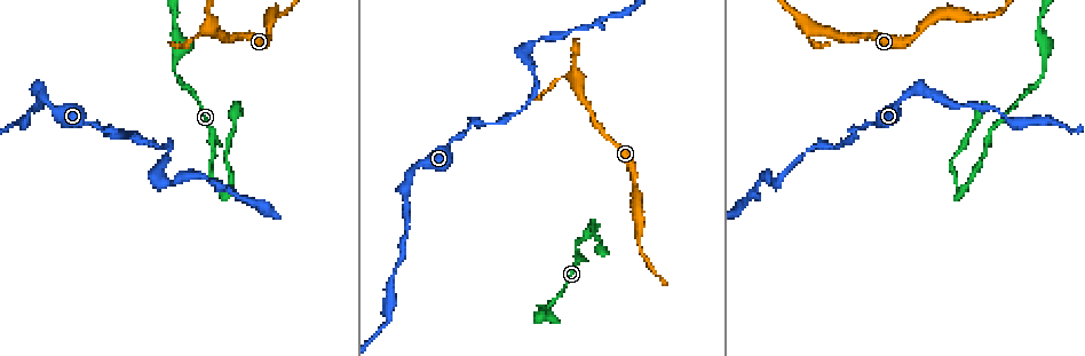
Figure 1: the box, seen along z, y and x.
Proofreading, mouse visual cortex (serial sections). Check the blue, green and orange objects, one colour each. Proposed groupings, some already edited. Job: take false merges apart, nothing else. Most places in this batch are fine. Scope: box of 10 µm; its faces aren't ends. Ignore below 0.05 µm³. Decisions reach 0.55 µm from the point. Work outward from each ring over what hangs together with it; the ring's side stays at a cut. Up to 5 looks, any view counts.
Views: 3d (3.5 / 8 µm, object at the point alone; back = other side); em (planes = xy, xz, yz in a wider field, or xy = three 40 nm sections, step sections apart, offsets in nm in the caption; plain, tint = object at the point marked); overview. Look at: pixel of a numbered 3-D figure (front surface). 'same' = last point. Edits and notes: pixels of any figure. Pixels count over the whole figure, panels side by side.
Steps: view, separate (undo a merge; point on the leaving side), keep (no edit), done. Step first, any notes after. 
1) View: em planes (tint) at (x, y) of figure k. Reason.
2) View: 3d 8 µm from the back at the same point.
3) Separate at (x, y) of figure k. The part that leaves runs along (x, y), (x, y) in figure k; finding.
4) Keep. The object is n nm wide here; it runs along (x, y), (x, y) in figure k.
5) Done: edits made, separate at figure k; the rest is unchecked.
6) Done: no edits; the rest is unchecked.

View: 3d 8 µm at (529, 46) of figure 1. Sharp bend.

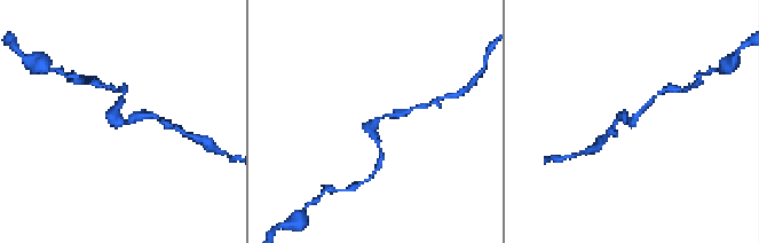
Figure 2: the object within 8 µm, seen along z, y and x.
View: 3d 3.5 µm at the same point.

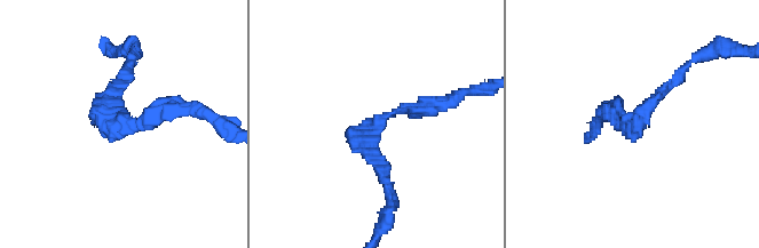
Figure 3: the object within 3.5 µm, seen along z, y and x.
View: em planes (tint) at (374, 126) of figure 3. The arms are 150, 200 nm wide; shape alone is not enough.

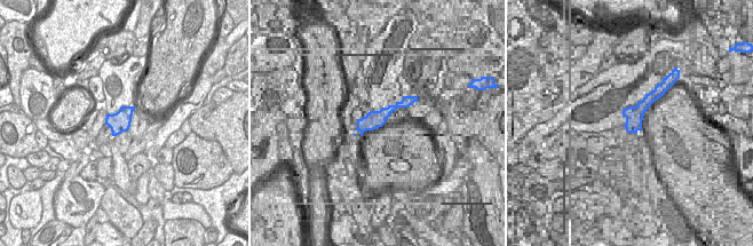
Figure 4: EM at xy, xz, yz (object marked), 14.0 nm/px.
Keep. It runs along (681, 73), (632, 122), (611, 109) in figure 3; one cell here.

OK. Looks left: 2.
View: em planes (tint) at (226, 193) of figure 1. Sharp bend.

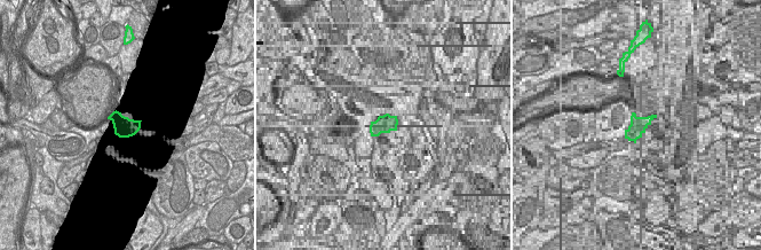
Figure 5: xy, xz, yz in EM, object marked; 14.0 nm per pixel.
View: 3d 3.5 µm at the same point.

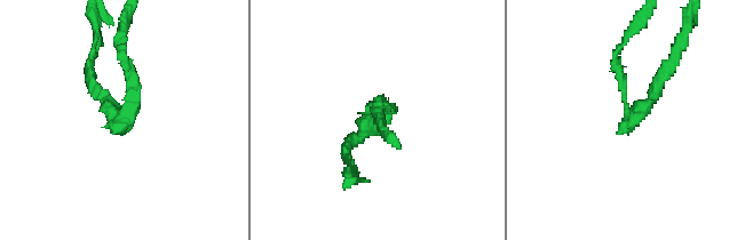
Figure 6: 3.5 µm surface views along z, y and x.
Separate at (133, 73) of figure 6. The part that leaves runs along (125, 117), (125, 22) in figure 6; a second cell is stuck on.

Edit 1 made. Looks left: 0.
Done: edits made, separate at figure 6; the rest is unchecked.

